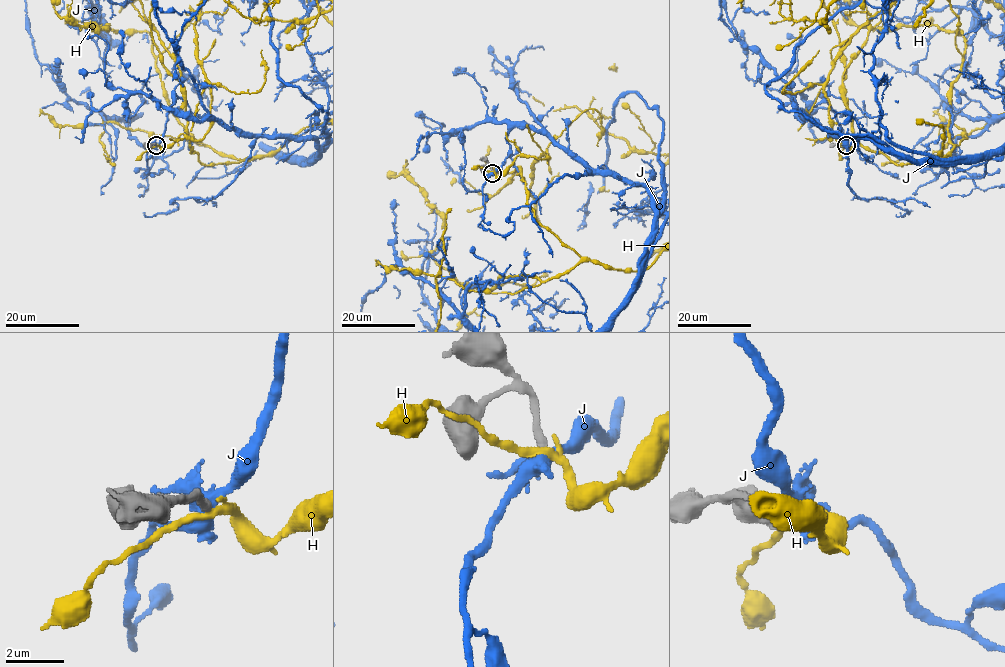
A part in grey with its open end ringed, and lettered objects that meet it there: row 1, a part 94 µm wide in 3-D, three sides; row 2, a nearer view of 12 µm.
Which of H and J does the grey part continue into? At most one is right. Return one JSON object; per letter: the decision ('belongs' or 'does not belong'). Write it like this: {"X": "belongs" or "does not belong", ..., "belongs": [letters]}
{"H": "does not belong", "J": "does not belong", "belongs": []}

